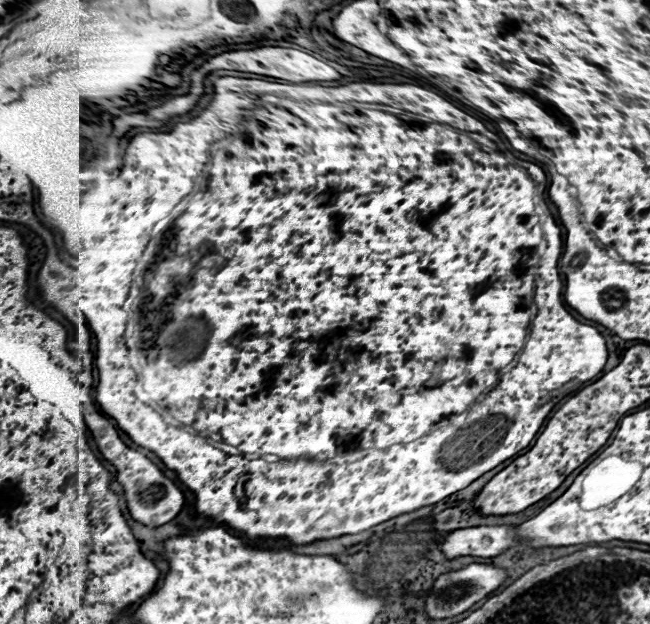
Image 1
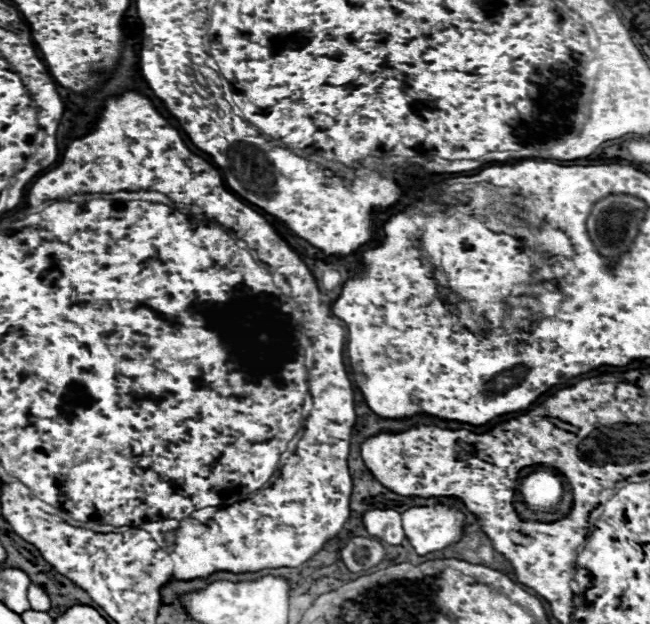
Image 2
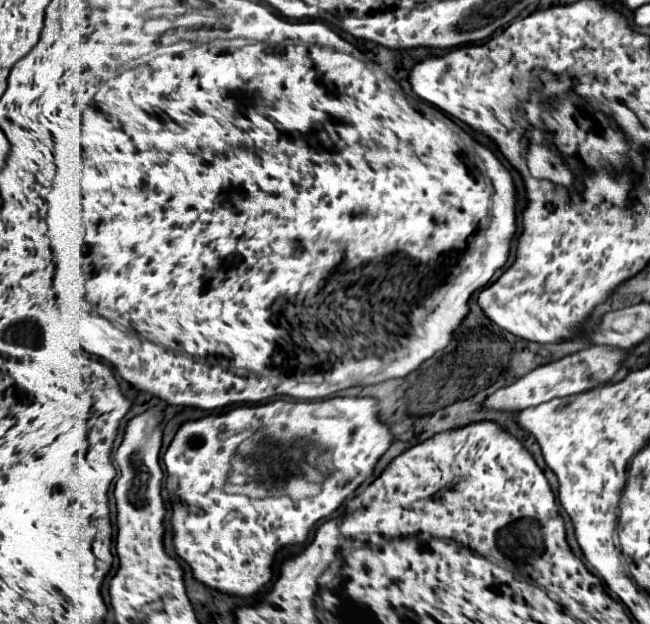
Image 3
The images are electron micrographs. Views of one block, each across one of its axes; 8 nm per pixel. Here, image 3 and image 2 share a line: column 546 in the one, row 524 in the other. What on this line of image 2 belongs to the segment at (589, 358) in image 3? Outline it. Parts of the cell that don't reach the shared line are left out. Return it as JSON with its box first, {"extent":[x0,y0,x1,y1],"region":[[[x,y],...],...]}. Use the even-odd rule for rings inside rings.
{"extent":[362,508,406,546],"region":[[[378,508],[368,510],[368,512],[364,512],[362,522],[364,522],[366,532],[372,538],[384,540],[384,542],[388,542],[392,546],[402,544],[402,540],[406,538],[404,532],[402,532],[400,512],[396,512],[392,508],[386,508],[386,510],[378,510]]]}

